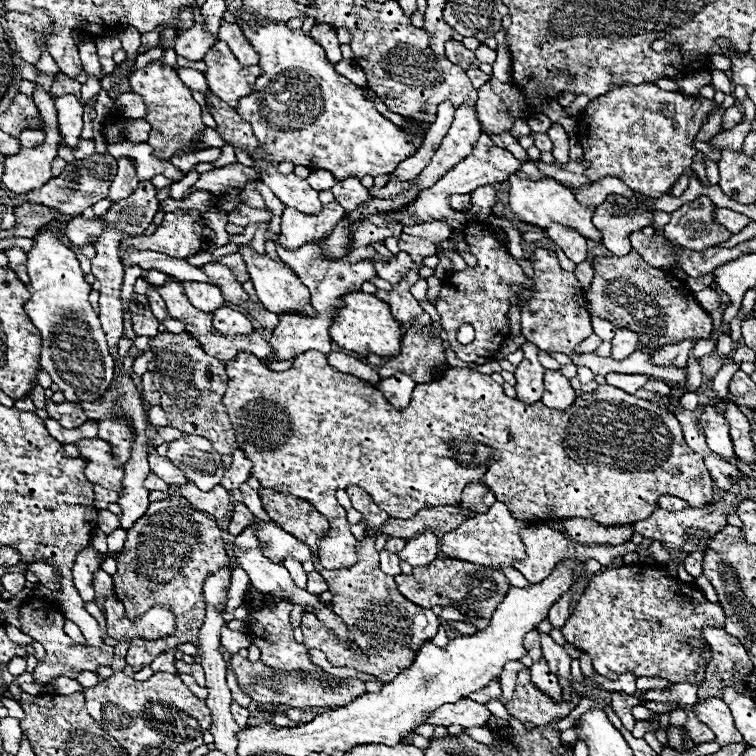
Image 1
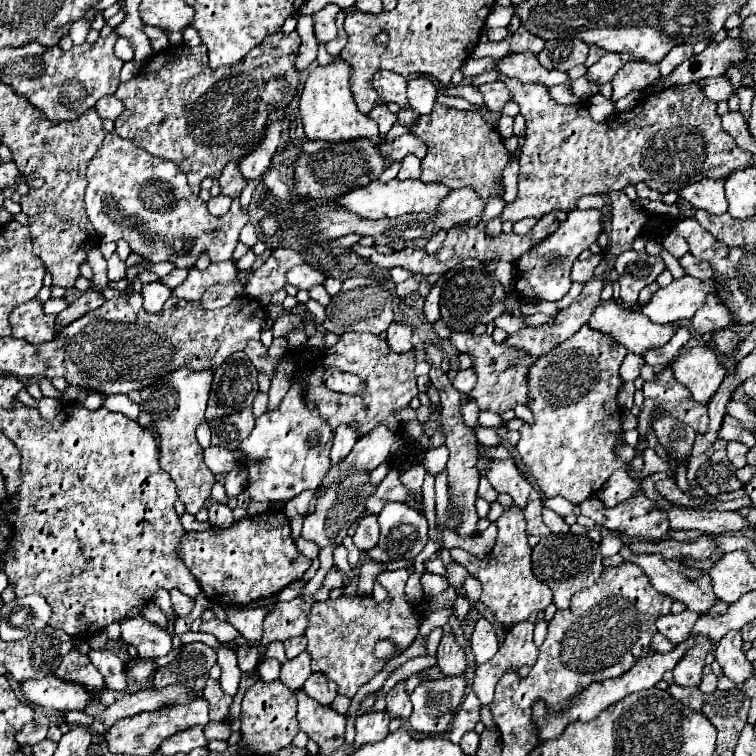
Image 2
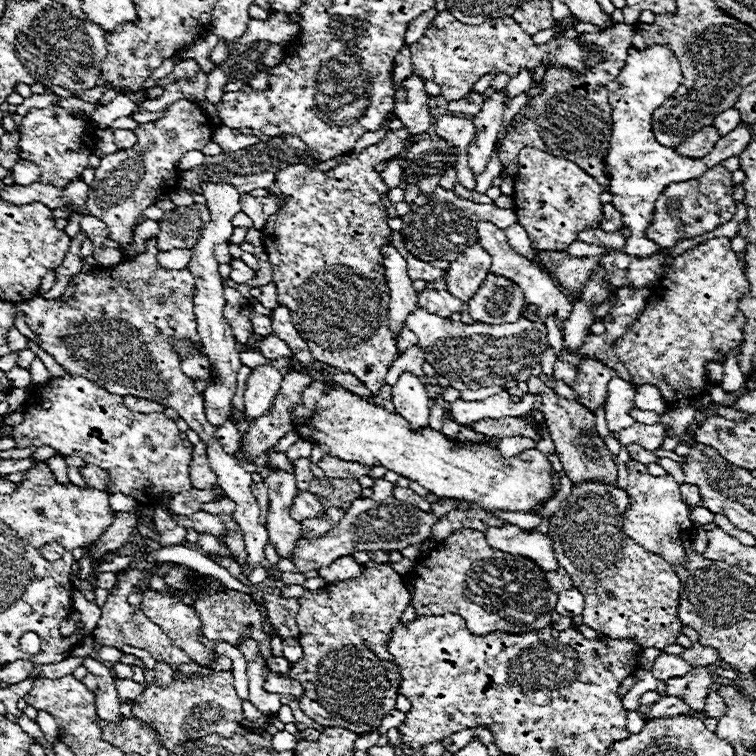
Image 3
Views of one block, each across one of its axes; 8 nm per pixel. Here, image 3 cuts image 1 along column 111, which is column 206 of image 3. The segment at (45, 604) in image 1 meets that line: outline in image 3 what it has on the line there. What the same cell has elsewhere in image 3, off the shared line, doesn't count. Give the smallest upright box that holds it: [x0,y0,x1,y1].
[138,588,216,664]

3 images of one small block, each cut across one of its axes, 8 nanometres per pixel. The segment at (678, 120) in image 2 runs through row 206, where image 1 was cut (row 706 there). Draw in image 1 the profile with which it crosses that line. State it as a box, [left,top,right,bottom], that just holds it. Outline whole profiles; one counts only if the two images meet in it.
[504,672,578,726]

